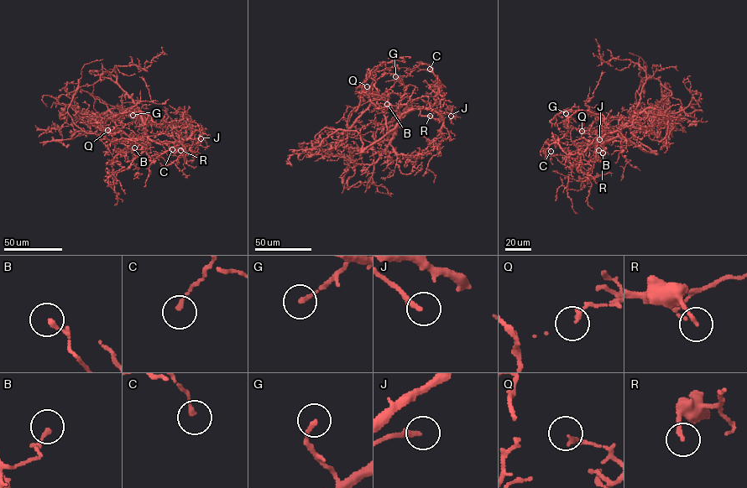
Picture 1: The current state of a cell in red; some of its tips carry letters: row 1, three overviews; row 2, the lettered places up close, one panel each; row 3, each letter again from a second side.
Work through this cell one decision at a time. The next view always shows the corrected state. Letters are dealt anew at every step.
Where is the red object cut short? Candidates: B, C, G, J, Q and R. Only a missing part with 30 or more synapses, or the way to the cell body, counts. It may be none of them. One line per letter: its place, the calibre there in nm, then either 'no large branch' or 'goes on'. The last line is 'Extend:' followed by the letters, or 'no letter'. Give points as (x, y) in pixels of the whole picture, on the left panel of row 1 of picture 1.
B: at (134, 147); 130 nm thick; no large branch
C: at (172, 149); 170 nm thick; no large branch
G: at (133, 115); 170 nm thick; no large branch
J: at (201, 138); 240 nm thick; goes on
Q: at (107, 130); 190 nm thick; no large branch
R: at (180, 150); 180 nm thick; goes on
Extend: J, R

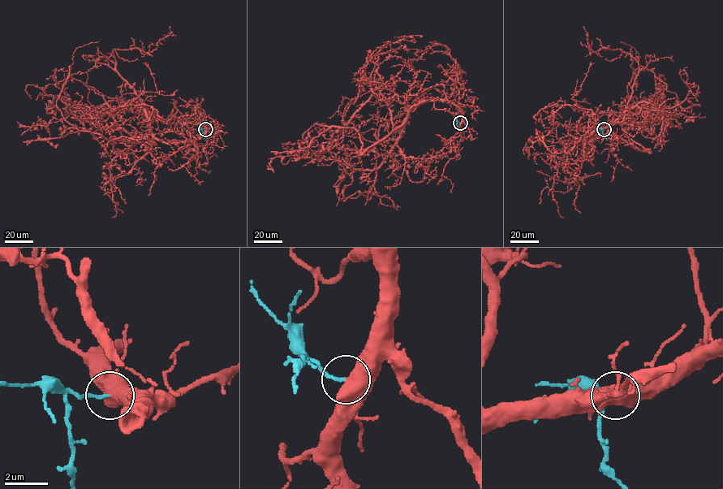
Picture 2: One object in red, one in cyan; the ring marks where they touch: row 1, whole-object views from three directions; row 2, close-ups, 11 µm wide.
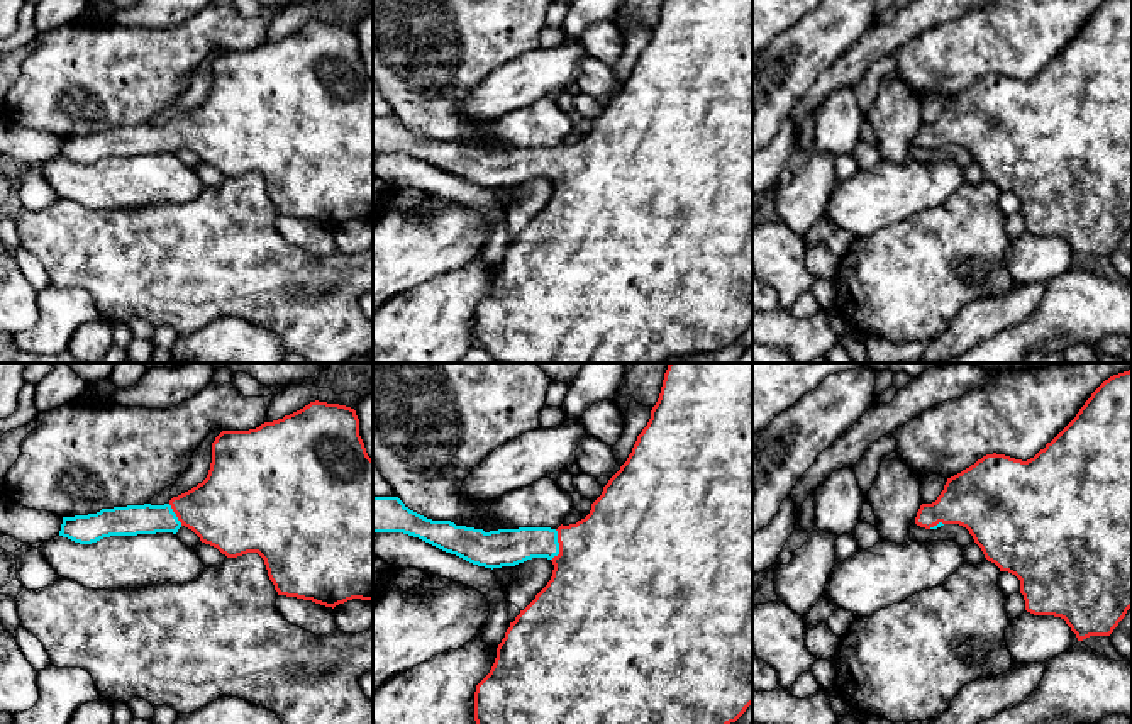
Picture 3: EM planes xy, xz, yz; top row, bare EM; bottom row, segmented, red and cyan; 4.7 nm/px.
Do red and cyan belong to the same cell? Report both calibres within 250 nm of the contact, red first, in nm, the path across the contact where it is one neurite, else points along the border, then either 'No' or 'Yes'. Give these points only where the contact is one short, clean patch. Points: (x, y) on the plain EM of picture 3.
Thickness 480 nm (red) against 180 nm. Path across: xz (609, 183), (560, 165), (507, 167). Yes

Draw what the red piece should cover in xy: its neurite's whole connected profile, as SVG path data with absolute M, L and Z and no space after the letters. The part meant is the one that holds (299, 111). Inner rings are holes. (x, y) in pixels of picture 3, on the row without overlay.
M310 22L283 39L249 51L222 51L212 63L207 98L164 125L127 125L63 137L59 156L92 164L110 156L173 153L185 146L227 178L258 173L278 215L336 227L352 219L373 220L373 80L359 56L356 31Z

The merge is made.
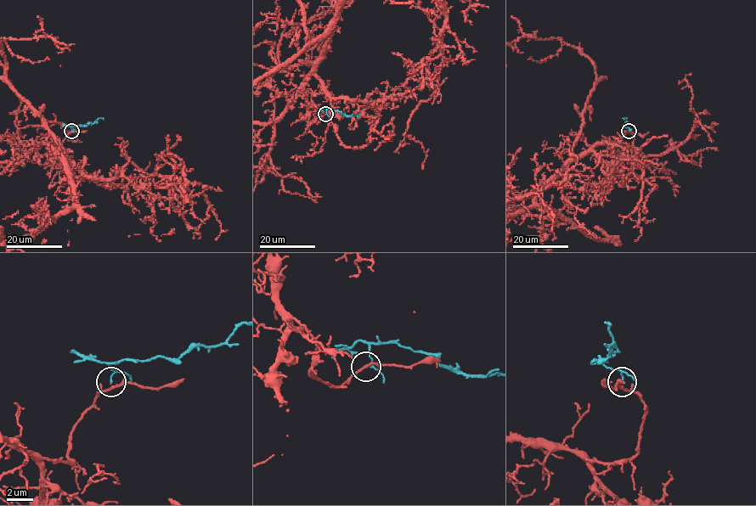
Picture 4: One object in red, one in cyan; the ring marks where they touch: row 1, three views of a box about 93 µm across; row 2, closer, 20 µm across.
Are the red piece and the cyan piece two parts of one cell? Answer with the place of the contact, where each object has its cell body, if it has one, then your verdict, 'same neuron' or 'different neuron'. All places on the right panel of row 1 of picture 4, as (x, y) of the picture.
place (629, 131); soma red none; soma cyan none; same neuron

